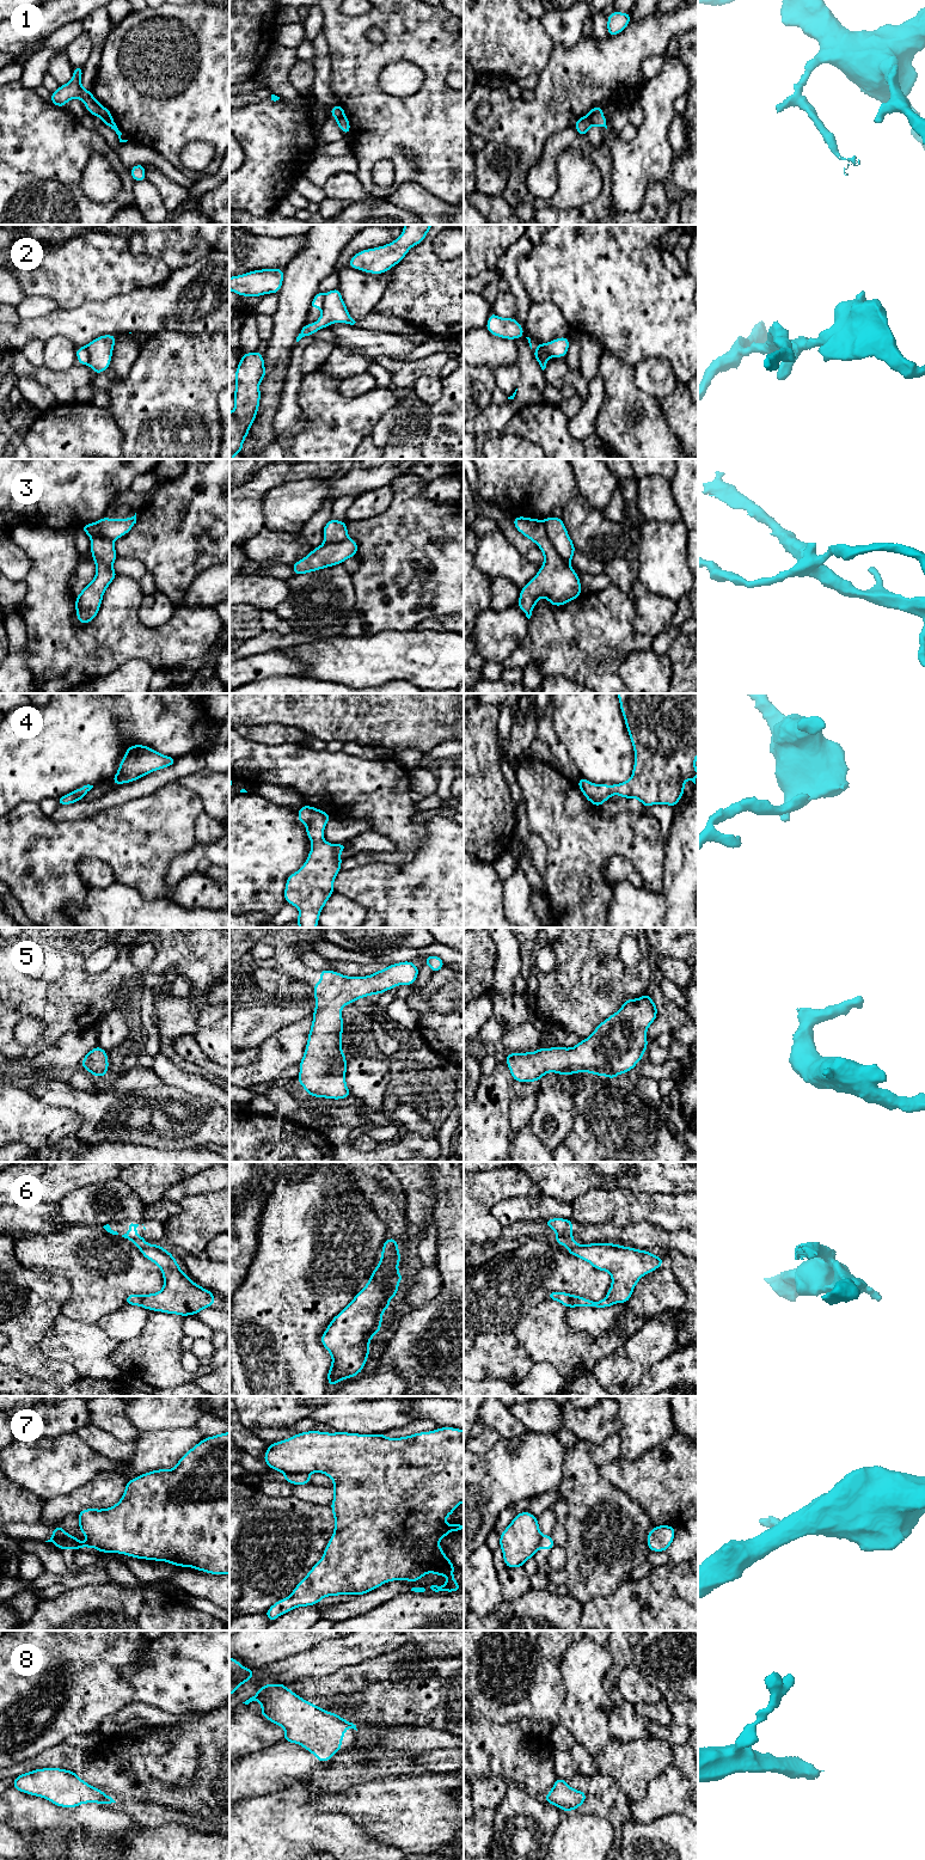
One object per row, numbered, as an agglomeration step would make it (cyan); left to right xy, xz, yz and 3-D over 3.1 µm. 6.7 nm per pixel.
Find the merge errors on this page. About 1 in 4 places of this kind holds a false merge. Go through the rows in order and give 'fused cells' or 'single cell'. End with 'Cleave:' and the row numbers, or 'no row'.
1: fused cells
2: fused cells
3: fused cells
4: single cell
5: single cell
6: fused cells
7: fused cells
8: single cell
Cleave: 1, 2, 3, 6, 7

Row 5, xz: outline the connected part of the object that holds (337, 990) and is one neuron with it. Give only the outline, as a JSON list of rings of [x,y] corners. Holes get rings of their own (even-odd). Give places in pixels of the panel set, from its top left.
[[[412,961],[392,963],[366,977],[319,971],[321,980],[312,986],[317,1005],[296,1078],[311,1097],[341,1100],[351,1096],[345,1082],[347,1056],[342,1052],[342,1008],[398,985],[410,986],[418,972]]]

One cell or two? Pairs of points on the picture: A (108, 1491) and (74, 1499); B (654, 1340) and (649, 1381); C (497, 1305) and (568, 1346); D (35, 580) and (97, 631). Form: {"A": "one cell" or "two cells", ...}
{"A": "one cell", "B": "two cells", "C": "two cells", "D": "one cell"}

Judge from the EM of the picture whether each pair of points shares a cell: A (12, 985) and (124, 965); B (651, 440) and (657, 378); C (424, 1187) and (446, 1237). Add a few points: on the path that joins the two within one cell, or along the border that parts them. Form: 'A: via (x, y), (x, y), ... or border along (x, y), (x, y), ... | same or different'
A: via (40, 985), (97, 985) | same
B: border along (633, 379), (633, 383), (641, 390), (656, 398) | different
C: border along (434, 1180), (438, 1194), (434, 1210) | different

